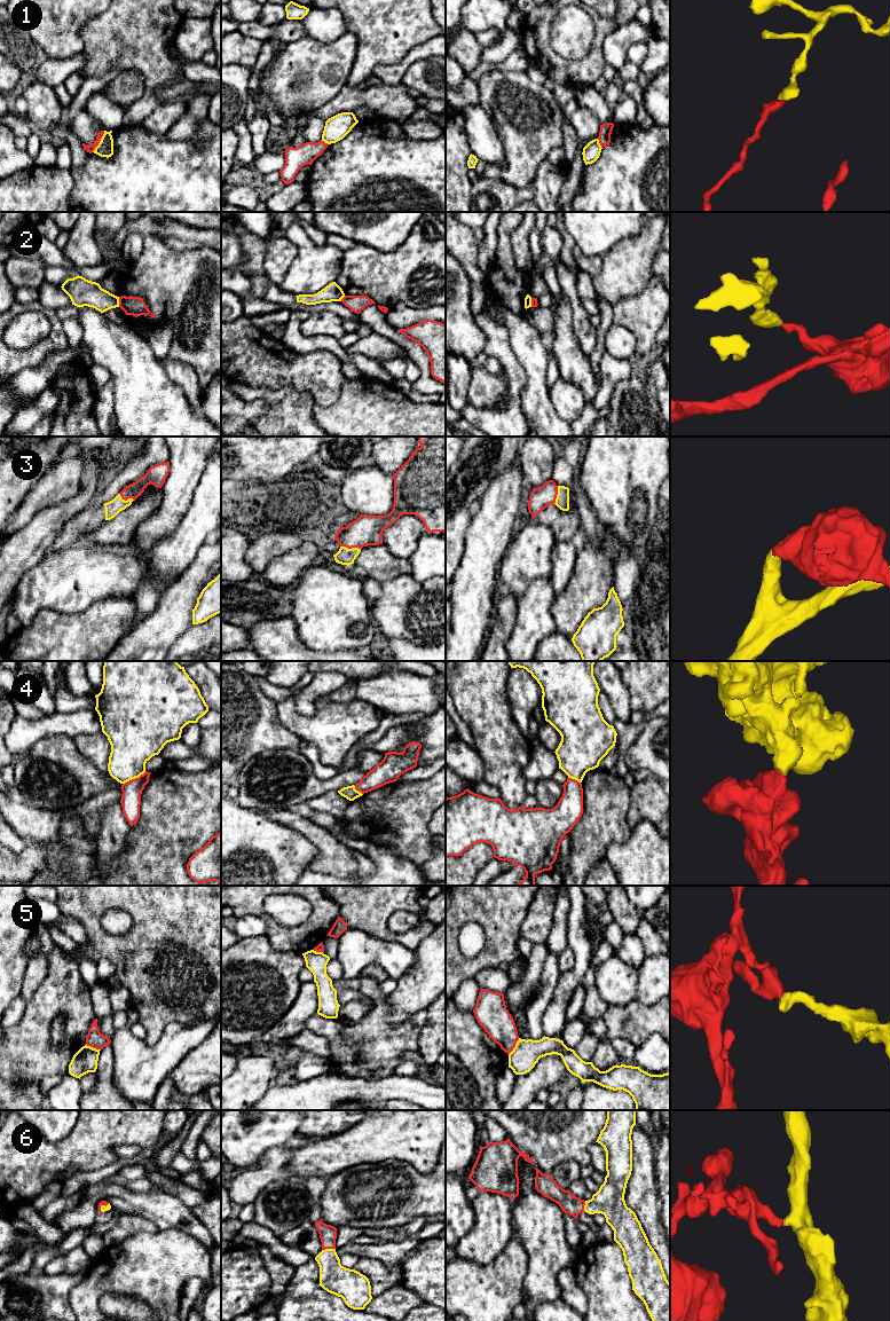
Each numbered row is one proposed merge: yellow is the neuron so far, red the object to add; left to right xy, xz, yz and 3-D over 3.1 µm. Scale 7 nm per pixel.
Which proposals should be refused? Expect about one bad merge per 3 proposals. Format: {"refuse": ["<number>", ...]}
{"refuse": ["1", "2", "4", "5"]}

